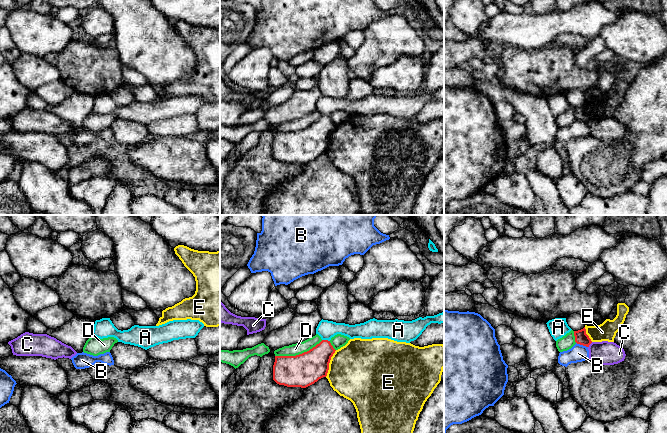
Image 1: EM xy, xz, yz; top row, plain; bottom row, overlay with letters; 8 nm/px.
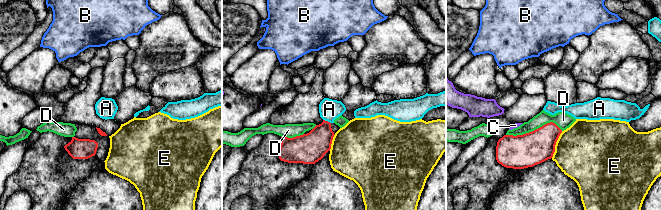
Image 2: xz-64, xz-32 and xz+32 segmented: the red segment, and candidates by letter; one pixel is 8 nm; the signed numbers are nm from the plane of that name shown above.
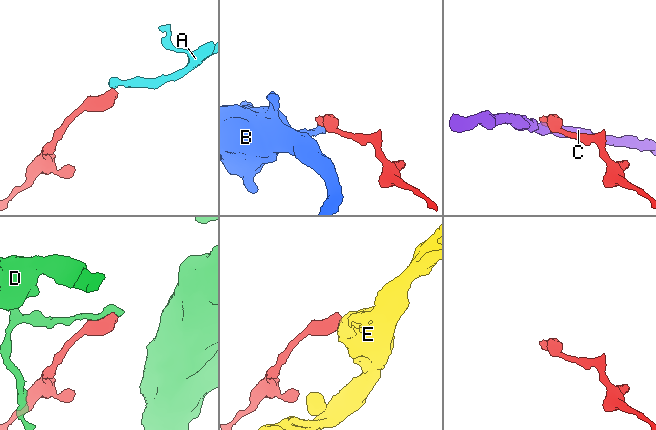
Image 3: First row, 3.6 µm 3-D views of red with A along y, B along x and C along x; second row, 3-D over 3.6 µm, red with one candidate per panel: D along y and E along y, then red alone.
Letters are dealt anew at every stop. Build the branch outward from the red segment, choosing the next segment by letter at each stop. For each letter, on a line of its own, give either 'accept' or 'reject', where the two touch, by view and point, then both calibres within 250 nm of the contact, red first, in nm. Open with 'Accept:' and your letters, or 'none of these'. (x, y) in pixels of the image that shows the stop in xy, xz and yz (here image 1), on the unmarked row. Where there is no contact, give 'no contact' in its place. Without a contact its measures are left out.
Accept: A
A: accept; meets red in xz at (326, 116); 240 nm thick on the red side, 150 nm on the other
B: reject; meets red in yz at (582, 120); 100 nm thick on the red side, 140 nm on the other
C: reject; meets red in yz at (589, 120); 100 nm thick on the red side, 190 nm on the other
D: reject; meets red in xz at (299, 130); 260 nm thick on the red side, 100 nm on the other
E: reject; meets red in xz at (329, 138); 260 nm thick on the red side, 480 nm on the other

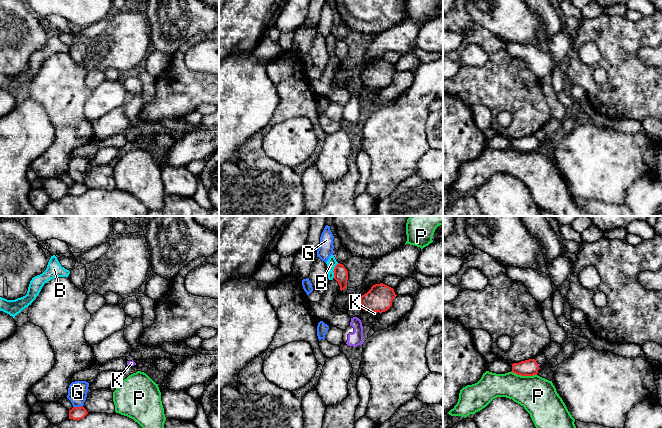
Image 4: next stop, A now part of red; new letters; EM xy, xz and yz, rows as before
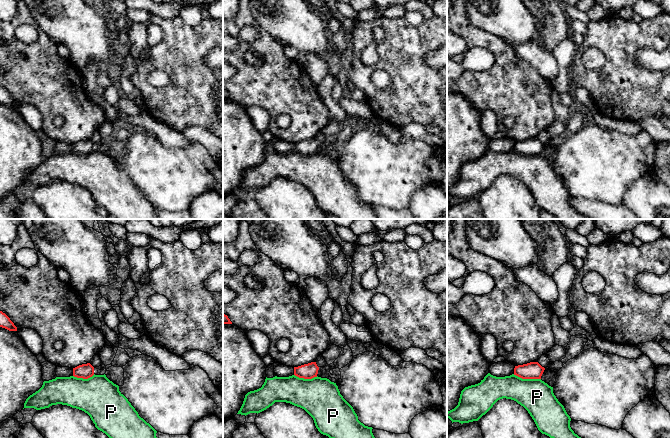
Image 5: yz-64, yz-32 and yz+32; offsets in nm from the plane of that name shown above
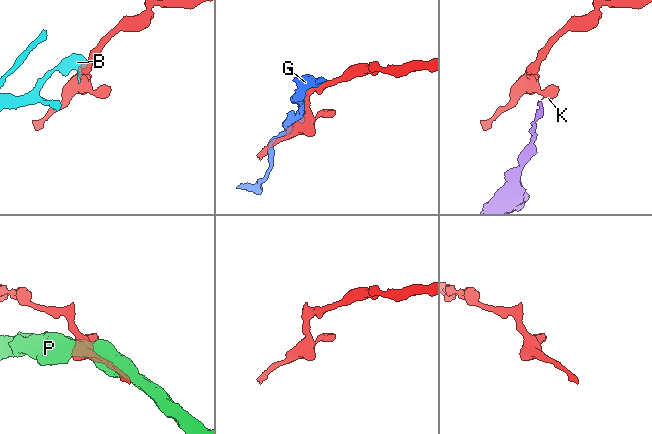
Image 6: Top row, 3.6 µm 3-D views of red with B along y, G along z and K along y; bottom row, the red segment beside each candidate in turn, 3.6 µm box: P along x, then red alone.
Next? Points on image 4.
Accept: none of these
B: reject; meets red in xz at (334, 46); 110 nm thick on the red side, 80 nm on the other
G: reject; meets red in xy at (77, 183); 110 nm thick on the red side, 160 nm on the other
K: reject; meets red in xz at (375, 87); 220 nm thick on the red side, 20 nm on the other
P: reject; meets red in yz at (524, 151); 130 nm thick on the red side, 300 nm on the other

